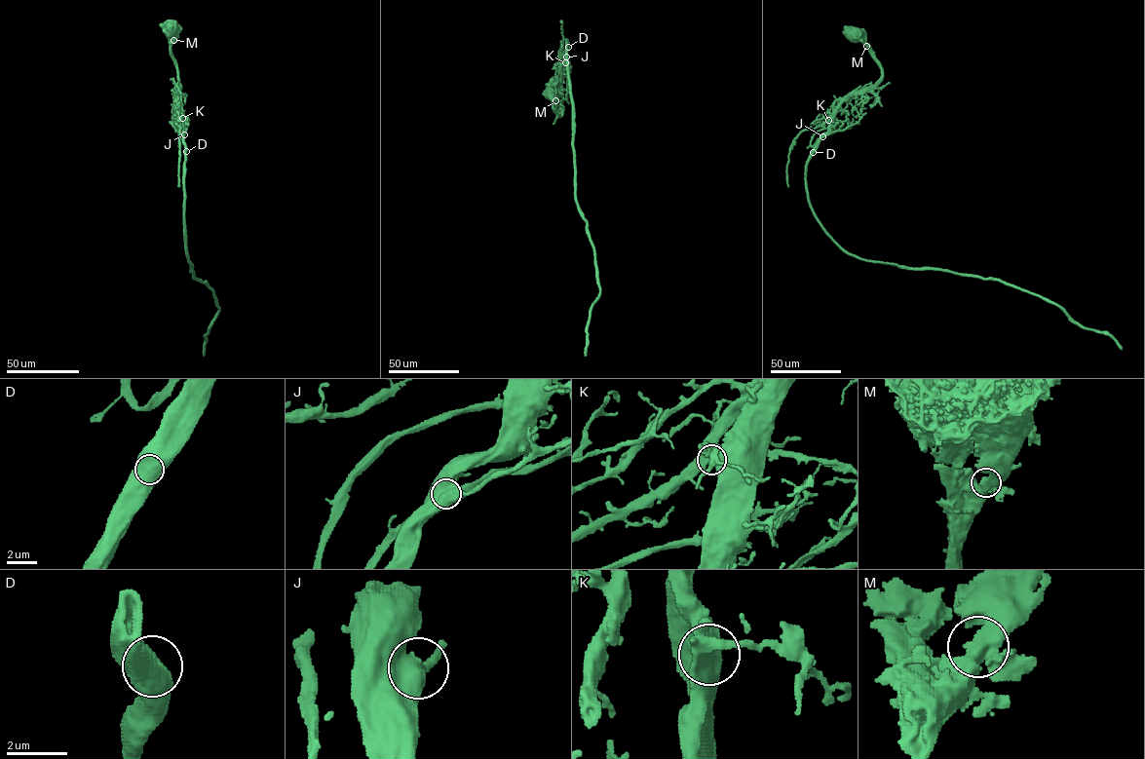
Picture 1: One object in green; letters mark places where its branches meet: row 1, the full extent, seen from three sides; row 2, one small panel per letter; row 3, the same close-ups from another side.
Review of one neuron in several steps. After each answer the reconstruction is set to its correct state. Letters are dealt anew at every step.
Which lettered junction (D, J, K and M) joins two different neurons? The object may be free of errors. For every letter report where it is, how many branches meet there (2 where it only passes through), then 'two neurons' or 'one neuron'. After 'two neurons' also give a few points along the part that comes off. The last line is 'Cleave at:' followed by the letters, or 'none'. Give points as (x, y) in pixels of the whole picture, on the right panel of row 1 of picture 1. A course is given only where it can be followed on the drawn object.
D: at (813, 152); 2 branches meet; one neuron
J: at (822, 136); 2 branches meet; one neuron
K: at (828, 120); 2 branches meet; one neuron
M: at (866, 46); 2 branches meet; one neuron
Cleave at: none

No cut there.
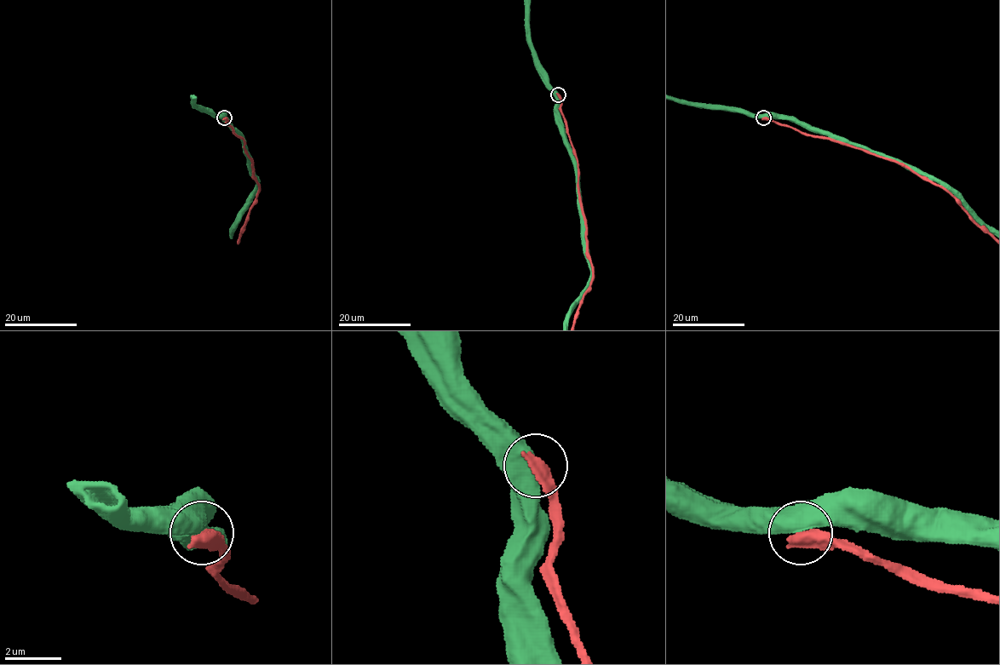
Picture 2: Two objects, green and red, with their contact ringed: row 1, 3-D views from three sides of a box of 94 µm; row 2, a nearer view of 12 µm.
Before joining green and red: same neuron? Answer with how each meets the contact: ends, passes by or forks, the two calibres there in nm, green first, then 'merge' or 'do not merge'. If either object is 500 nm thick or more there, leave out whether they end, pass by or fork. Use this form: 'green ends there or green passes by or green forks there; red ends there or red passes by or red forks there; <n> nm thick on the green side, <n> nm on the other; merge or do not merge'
700 nm thick on the green side, 500 nm on the other; do not merge

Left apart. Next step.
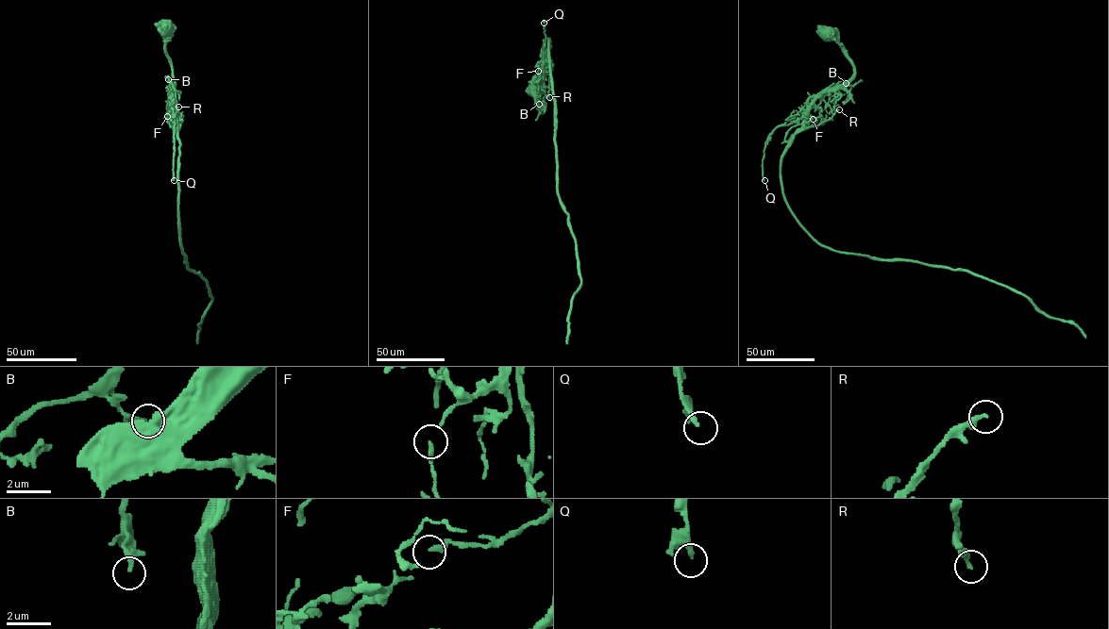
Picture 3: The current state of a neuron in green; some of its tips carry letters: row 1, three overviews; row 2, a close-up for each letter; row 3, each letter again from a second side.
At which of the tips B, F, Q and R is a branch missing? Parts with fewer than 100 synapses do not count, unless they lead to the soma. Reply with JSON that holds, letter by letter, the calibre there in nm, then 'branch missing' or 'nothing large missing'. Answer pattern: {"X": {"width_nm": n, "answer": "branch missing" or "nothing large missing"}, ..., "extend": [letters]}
{"B": {"width_nm": 200, "answer": "nothing large missing"}, "F": {"width_nm": 130, "answer": "nothing large missing"}, "Q": {"width_nm": 220, "answer": "branch missing"}, "R": {"width_nm": 300, "answer": "nothing large missing"}, "extend": ["Q"]}

